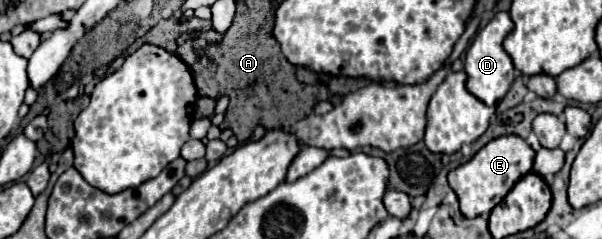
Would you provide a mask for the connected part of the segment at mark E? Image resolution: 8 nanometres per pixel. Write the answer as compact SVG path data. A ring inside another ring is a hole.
M500 136L482 146L472 160L458 166L448 174L448 182L460 200L460 210L466 218L488 216L496 204L504 200L504 196L512 190L512 186L532 170L536 152L530 144L520 136Z

